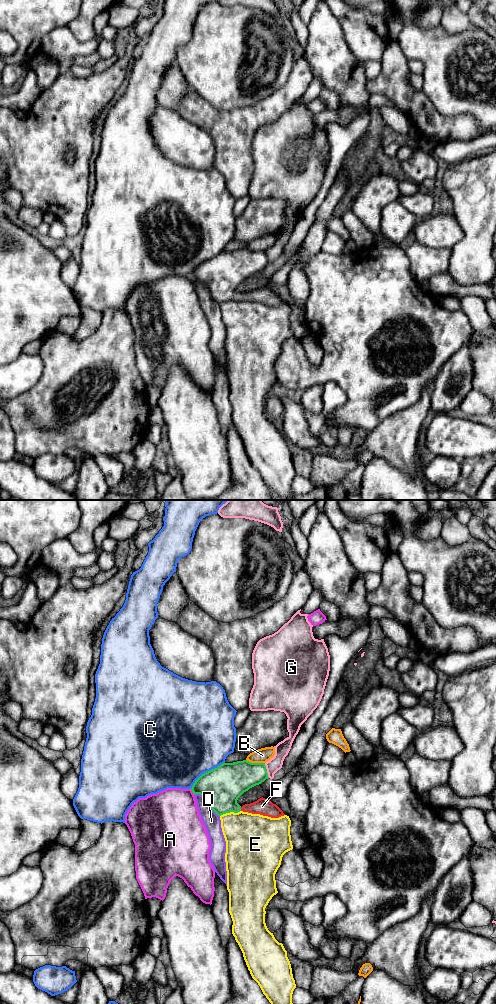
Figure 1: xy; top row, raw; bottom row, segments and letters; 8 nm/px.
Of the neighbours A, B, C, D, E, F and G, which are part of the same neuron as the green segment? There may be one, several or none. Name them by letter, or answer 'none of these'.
F

